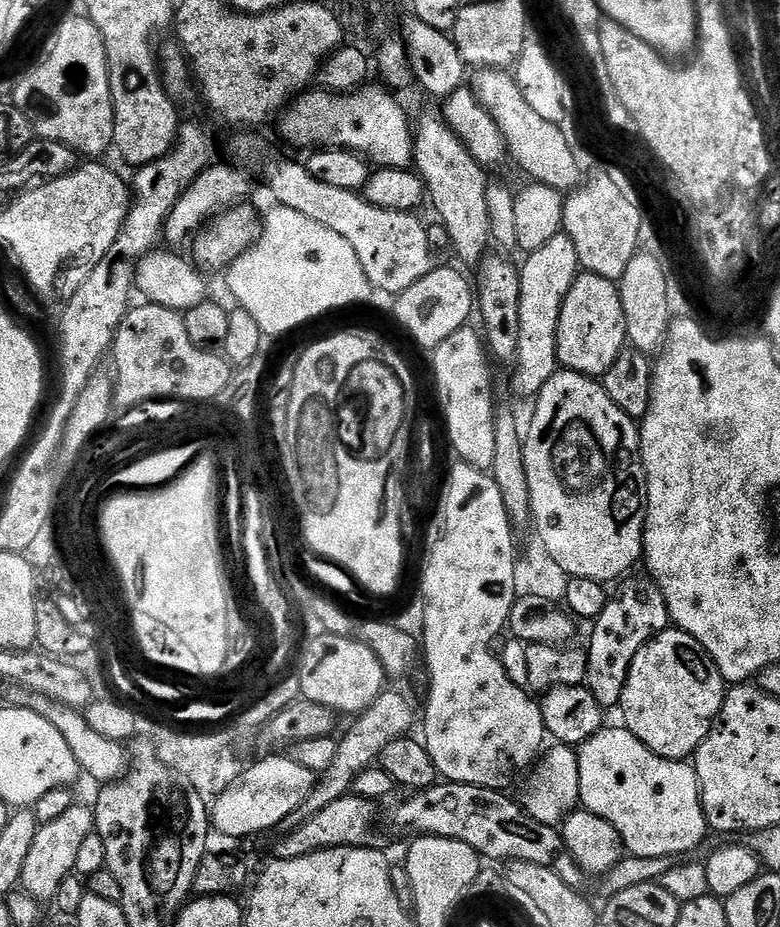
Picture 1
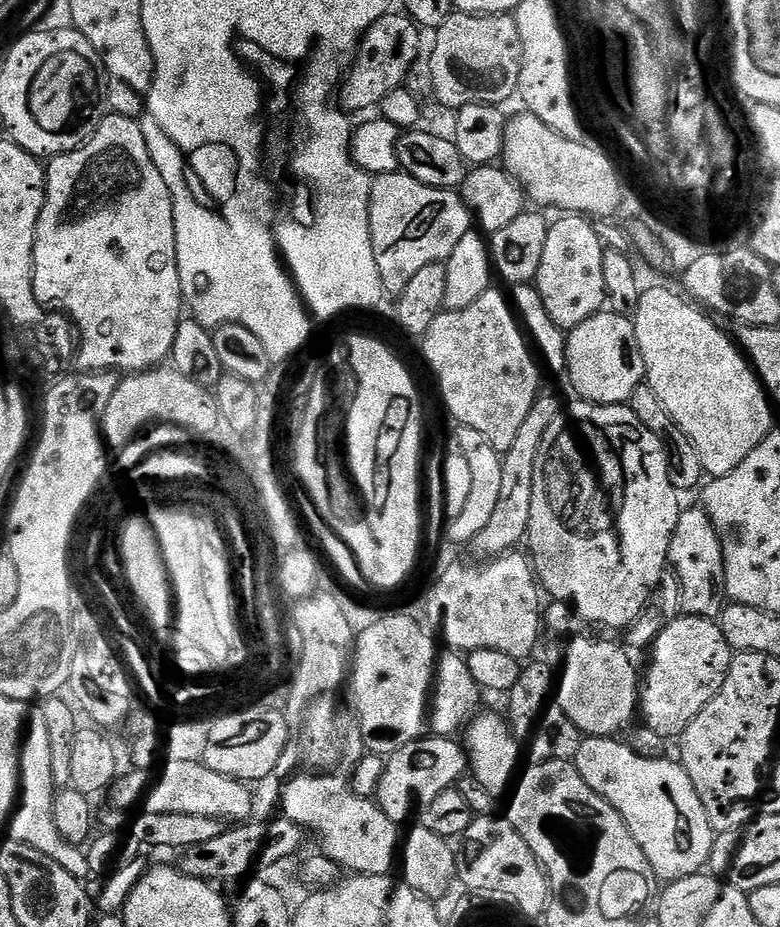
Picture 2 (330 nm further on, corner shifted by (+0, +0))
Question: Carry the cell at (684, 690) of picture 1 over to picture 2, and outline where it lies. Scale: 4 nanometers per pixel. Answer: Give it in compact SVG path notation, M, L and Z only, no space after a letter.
M680 614L658 634L651 644L650 654L652 661L645 672L643 669L638 684L638 712L643 727L665 738L678 738L715 698L718 690L722 690L722 682L726 682L734 653L732 647L724 641L716 620Z

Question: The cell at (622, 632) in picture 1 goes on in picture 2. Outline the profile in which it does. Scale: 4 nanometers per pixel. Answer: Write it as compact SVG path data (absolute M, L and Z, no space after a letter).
M685 507L681 511L678 526L674 526L668 551L670 571L676 576L681 590L680 612L683 615L716 620L724 609L726 597L723 550L721 536L703 508Z

